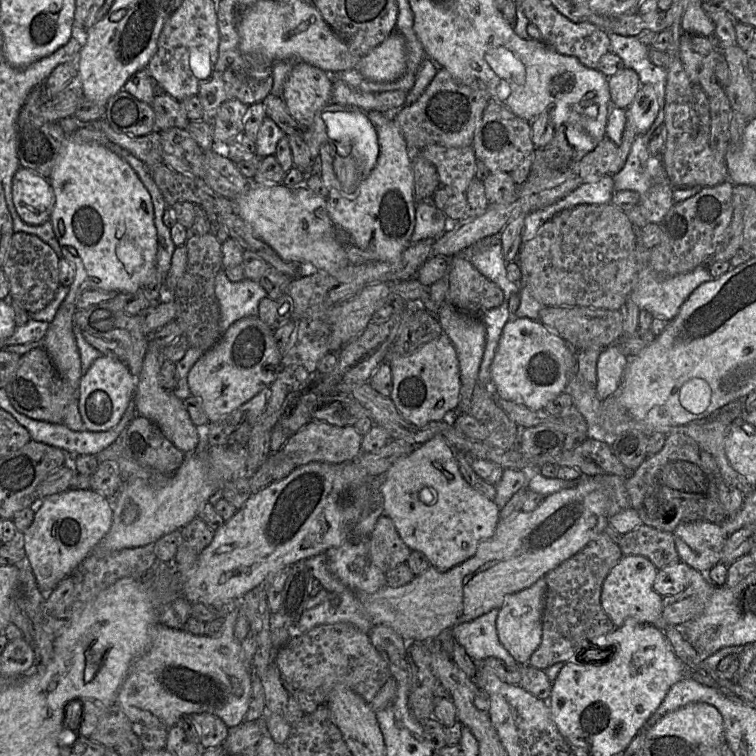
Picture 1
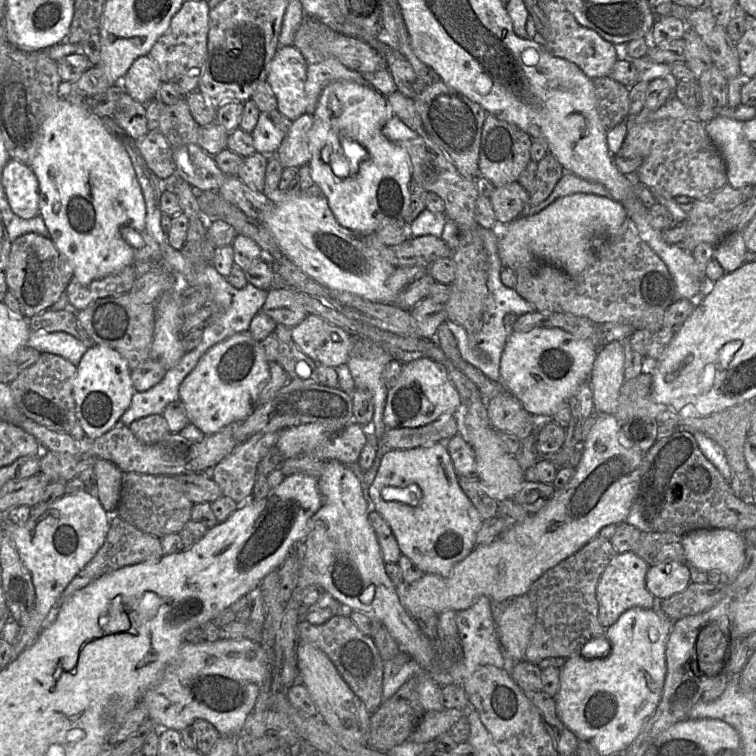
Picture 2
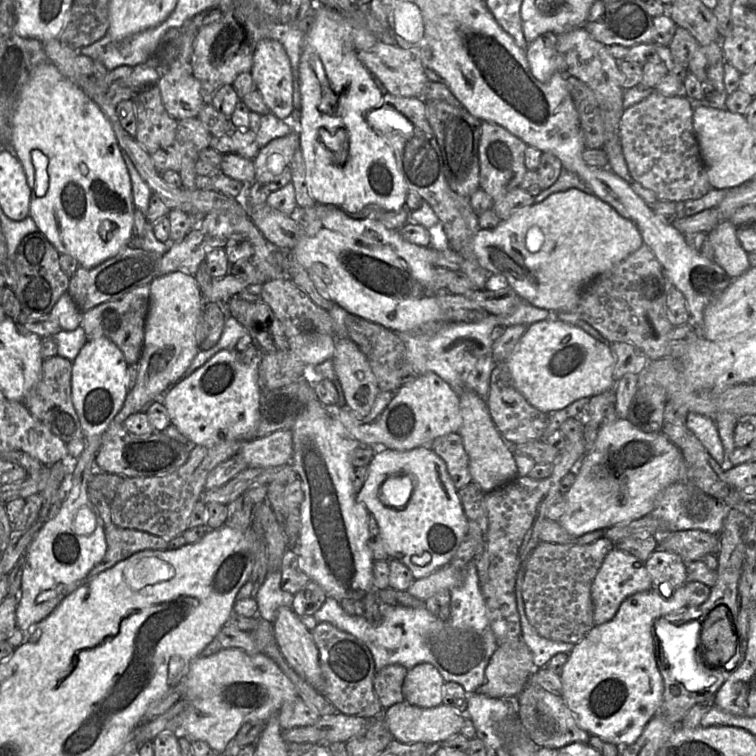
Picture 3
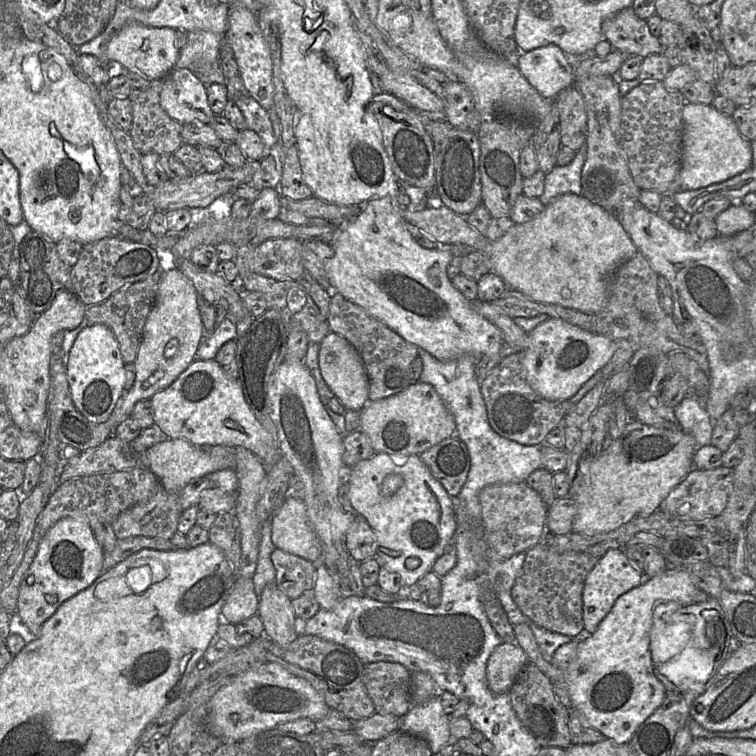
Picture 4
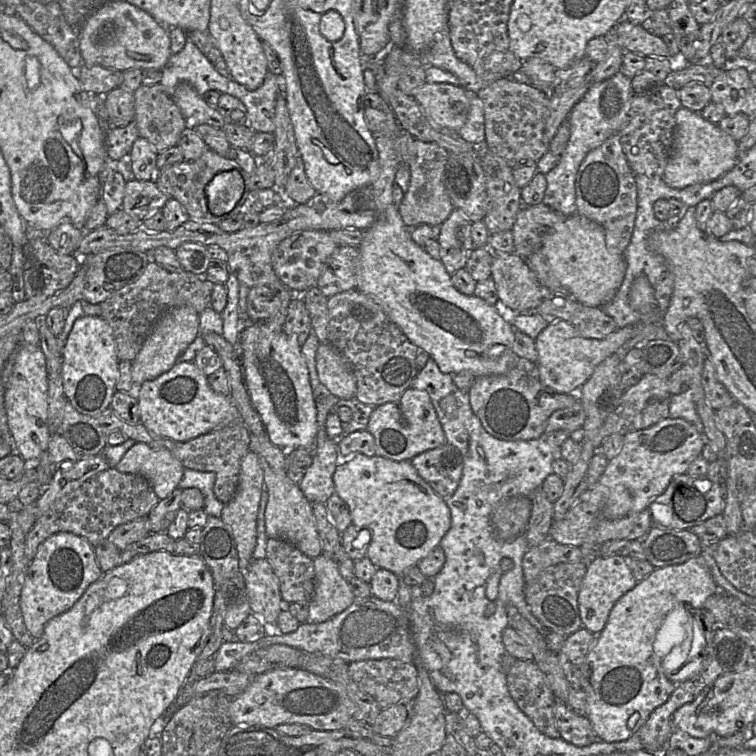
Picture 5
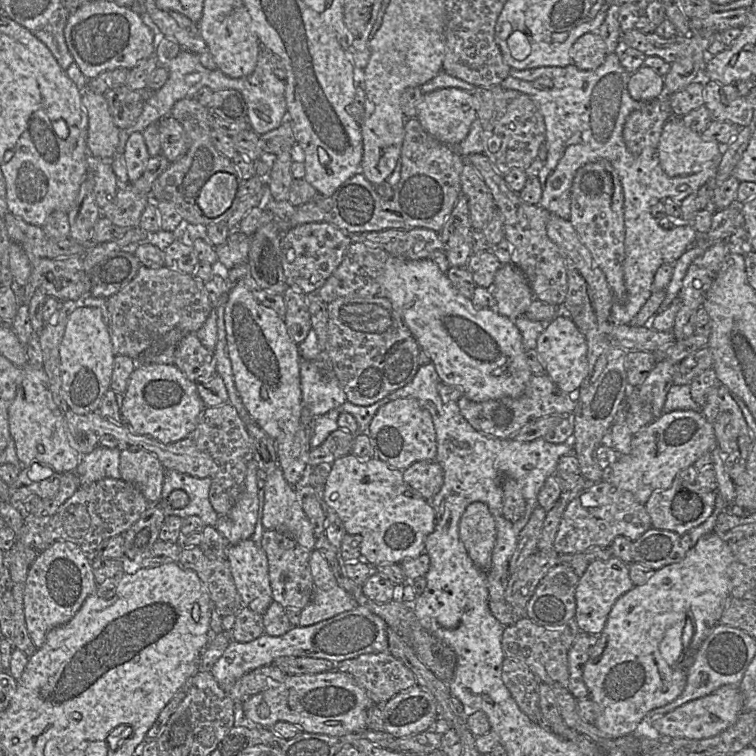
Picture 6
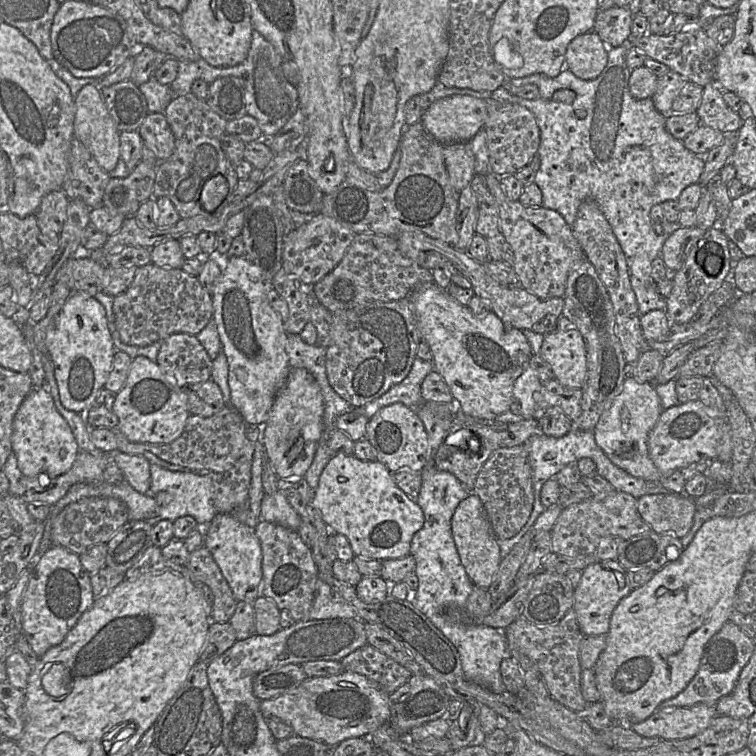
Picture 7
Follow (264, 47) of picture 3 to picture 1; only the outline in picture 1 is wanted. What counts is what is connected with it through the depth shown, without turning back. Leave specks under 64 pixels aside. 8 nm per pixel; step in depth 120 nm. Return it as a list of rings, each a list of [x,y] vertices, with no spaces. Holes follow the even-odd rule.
[[[303,61],[295,62],[281,98],[301,126],[312,125],[316,114],[329,104],[332,81],[331,75],[324,70]]]

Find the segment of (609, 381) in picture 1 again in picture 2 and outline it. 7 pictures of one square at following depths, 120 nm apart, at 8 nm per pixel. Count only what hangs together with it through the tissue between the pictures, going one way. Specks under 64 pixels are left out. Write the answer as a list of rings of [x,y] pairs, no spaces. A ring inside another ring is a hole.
[[[619,341],[609,342],[598,349],[590,377],[596,412],[613,415],[625,380],[623,370],[624,355]]]

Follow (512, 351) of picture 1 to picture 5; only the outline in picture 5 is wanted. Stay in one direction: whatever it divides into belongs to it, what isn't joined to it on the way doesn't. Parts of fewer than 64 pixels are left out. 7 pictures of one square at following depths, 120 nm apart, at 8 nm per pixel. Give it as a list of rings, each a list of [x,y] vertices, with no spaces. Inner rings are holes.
[[[558,320],[550,323],[536,338],[540,381],[560,394],[576,394],[607,357],[620,354],[624,343],[635,335],[637,324],[617,329],[603,339],[585,338],[571,324]]]

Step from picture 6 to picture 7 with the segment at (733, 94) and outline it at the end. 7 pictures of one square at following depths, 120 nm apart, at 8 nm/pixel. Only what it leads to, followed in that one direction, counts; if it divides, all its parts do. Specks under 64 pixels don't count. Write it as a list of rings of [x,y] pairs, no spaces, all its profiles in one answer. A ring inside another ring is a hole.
[[[716,82],[704,87],[702,99],[696,110],[701,124],[724,134],[735,135],[743,125],[738,112],[732,111],[723,99],[723,90]]]

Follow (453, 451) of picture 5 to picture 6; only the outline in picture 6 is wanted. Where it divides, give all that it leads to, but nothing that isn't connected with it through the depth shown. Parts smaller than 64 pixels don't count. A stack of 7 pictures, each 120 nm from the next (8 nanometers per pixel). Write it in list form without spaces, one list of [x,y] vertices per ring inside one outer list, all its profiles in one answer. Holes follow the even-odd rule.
[[[435,460],[418,461],[403,471],[404,481],[424,498],[437,494],[444,482],[444,472]]]

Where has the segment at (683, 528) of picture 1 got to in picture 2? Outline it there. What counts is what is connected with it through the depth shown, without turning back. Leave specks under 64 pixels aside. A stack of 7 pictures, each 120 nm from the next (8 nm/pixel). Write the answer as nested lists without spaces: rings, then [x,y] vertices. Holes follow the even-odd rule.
[[[698,529],[682,535],[687,565],[708,573],[718,570],[725,581],[736,578],[745,560],[746,541],[742,533],[729,529]]]

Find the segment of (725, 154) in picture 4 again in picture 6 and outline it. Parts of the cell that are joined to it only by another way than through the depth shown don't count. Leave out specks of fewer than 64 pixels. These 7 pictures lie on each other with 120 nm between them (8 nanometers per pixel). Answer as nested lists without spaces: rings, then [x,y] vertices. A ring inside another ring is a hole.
[[[675,115],[664,125],[657,147],[662,169],[669,177],[700,171],[707,163],[719,160],[723,149],[716,141],[705,141]]]

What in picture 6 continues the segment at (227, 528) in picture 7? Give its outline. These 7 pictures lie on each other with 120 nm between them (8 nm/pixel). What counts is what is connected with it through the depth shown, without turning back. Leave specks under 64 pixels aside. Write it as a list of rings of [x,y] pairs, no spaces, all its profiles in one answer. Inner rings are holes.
[[[252,539],[230,545],[227,549],[227,559],[243,606],[262,616],[273,601],[268,560],[262,545],[257,545]]]

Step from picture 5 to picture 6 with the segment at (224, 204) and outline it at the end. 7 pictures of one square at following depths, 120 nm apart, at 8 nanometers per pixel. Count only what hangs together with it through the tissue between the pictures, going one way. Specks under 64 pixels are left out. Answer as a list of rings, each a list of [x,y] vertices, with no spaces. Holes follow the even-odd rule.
[[[238,169],[234,170],[234,173],[216,172],[202,187],[197,203],[208,218],[218,217],[231,207],[244,181]]]

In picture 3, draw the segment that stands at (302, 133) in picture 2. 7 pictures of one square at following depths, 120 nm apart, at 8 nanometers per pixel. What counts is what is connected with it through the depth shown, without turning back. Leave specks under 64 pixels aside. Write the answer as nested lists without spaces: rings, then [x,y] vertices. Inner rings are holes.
[[[298,128],[287,135],[273,139],[265,147],[260,148],[253,158],[255,181],[269,183],[289,165],[292,155],[299,147]]]

